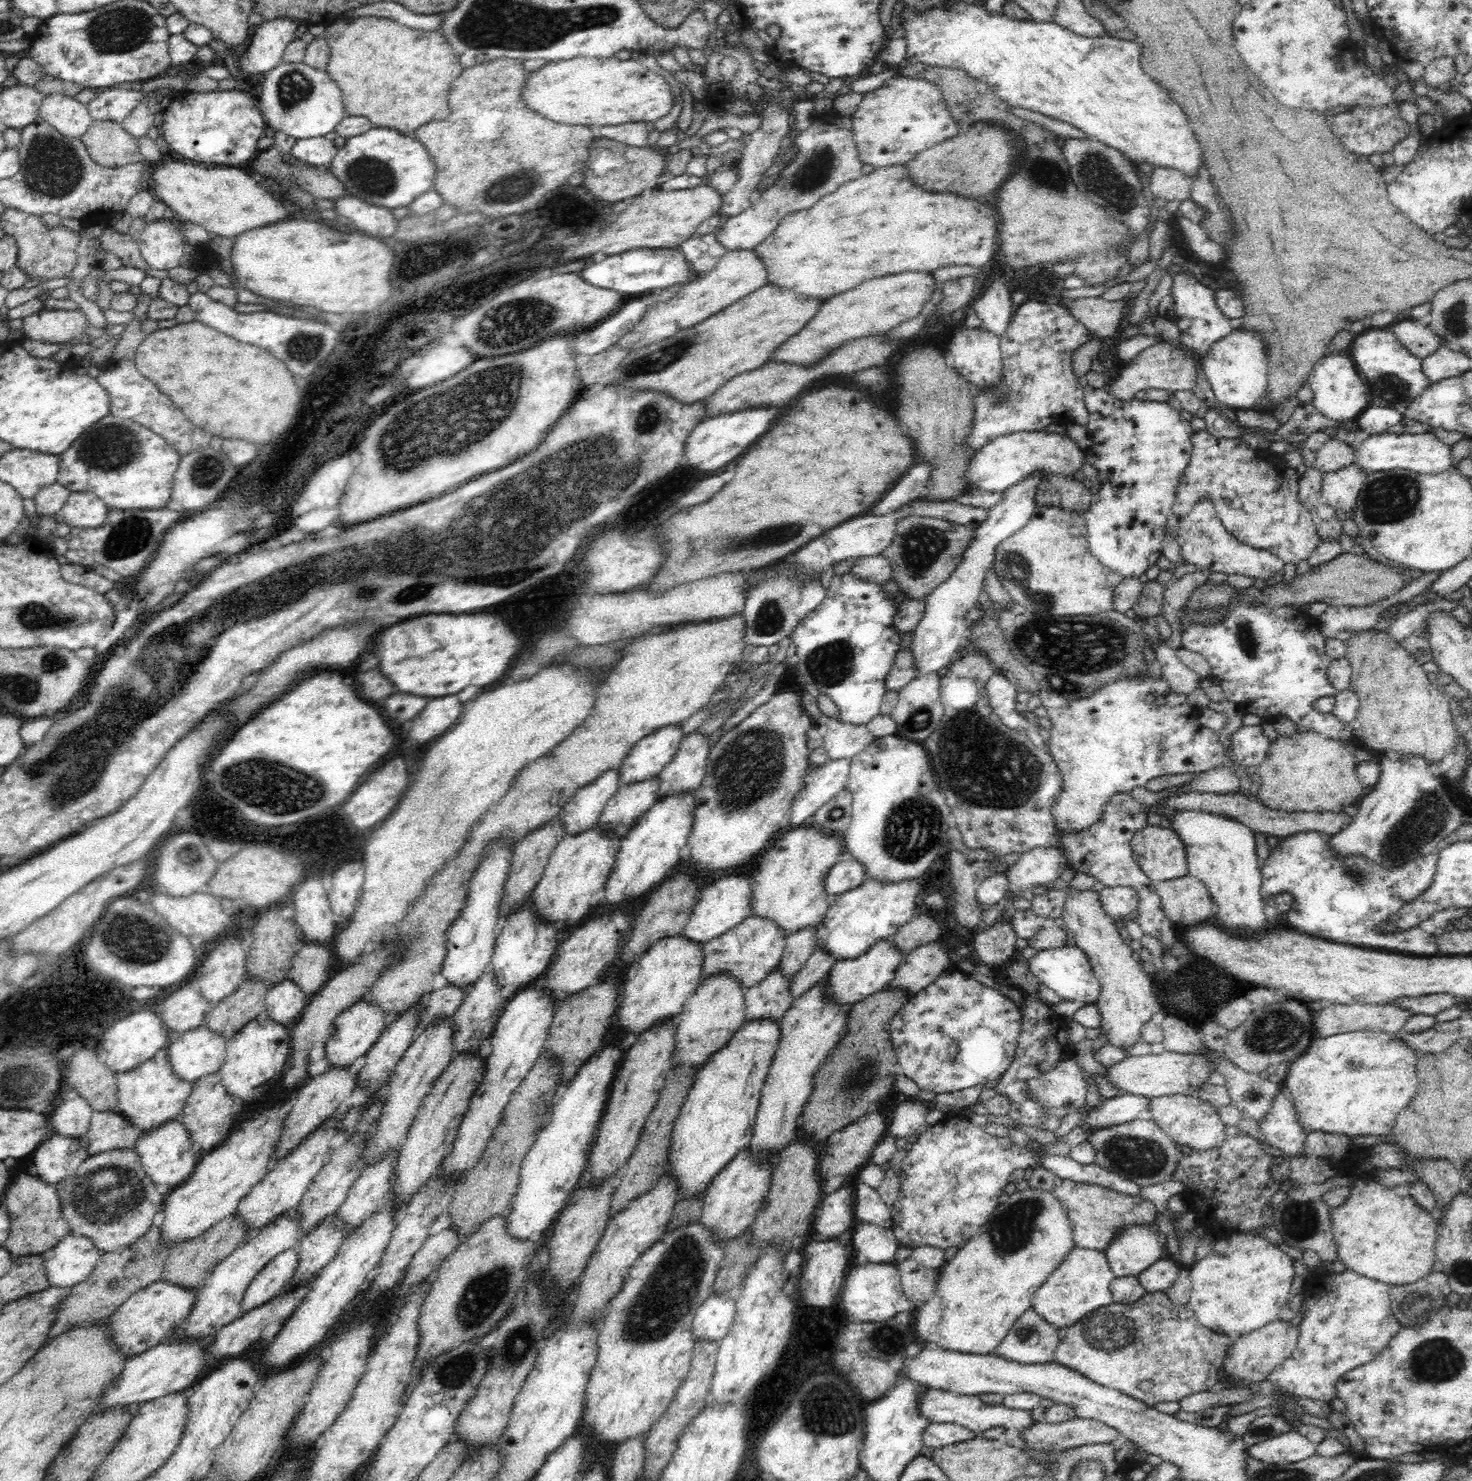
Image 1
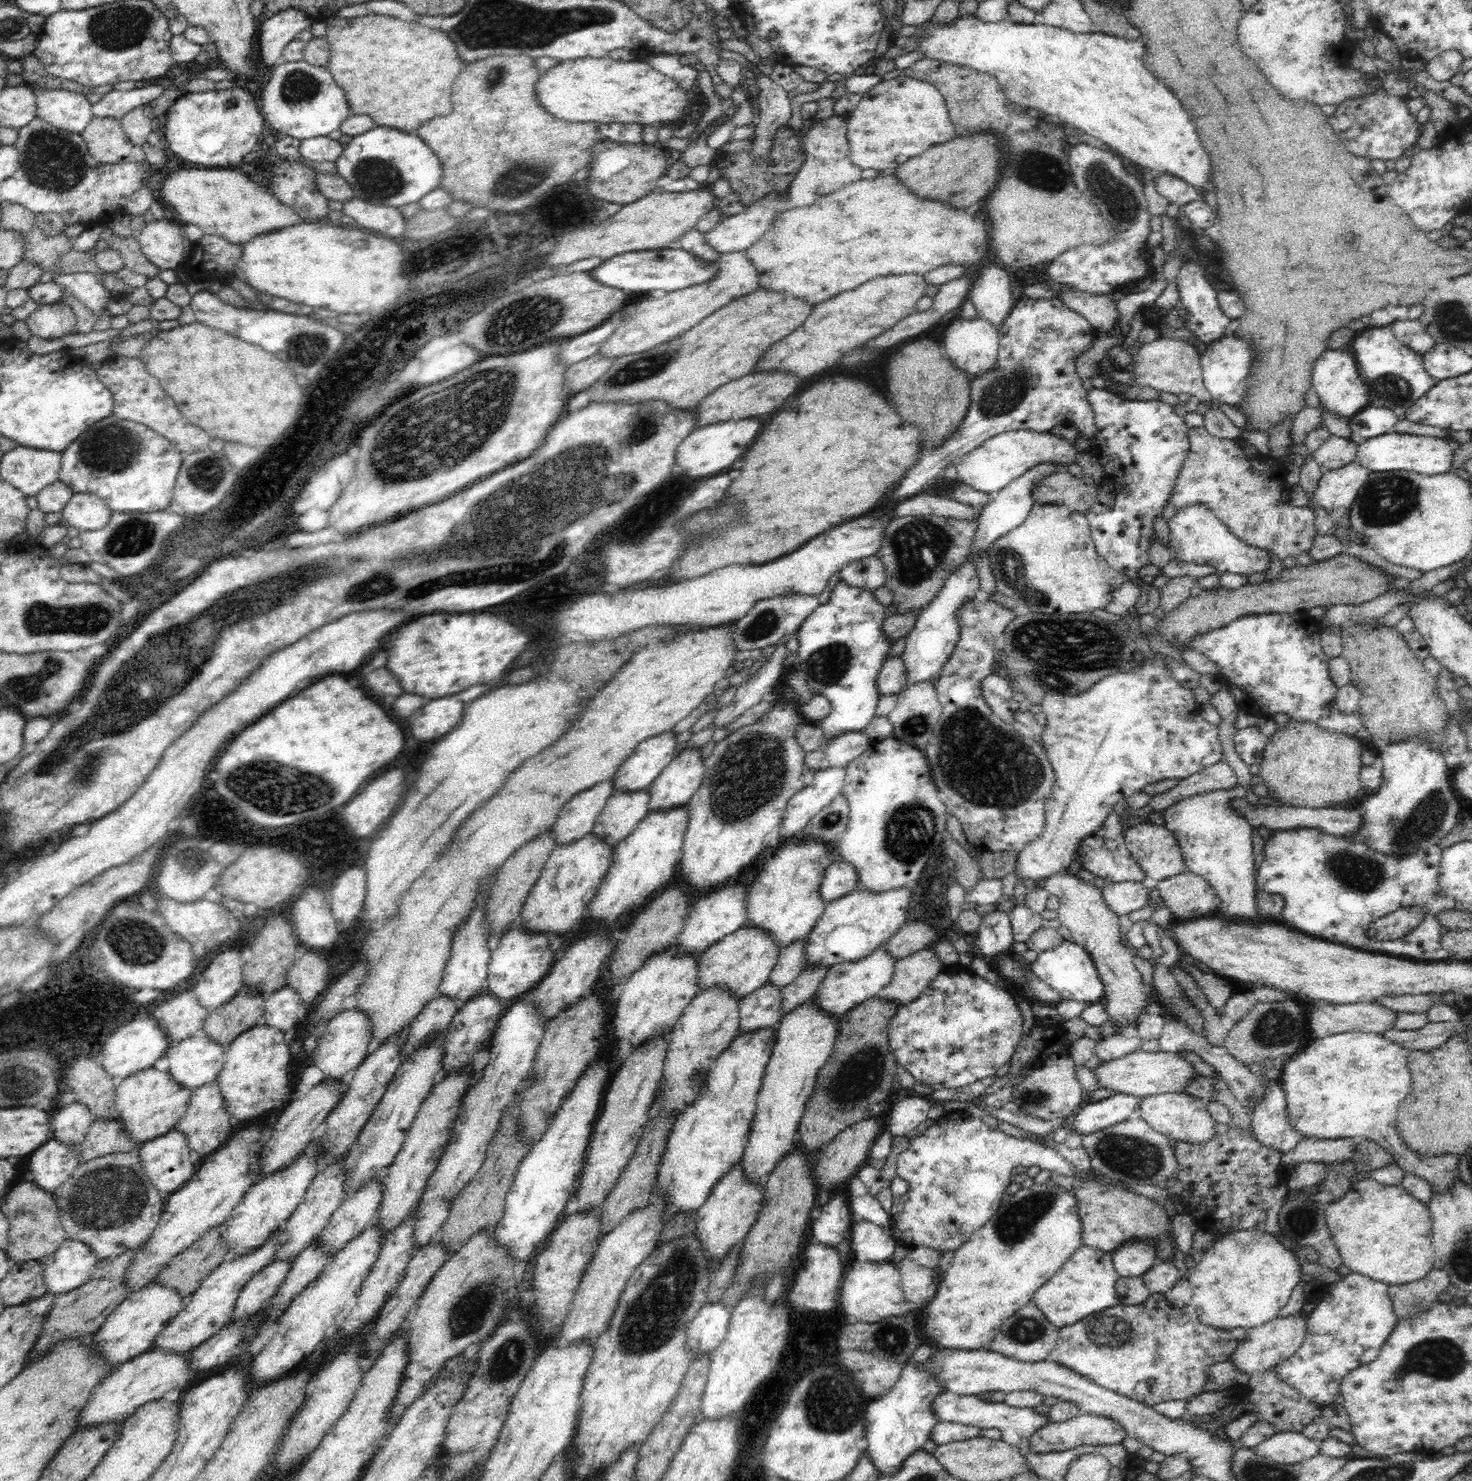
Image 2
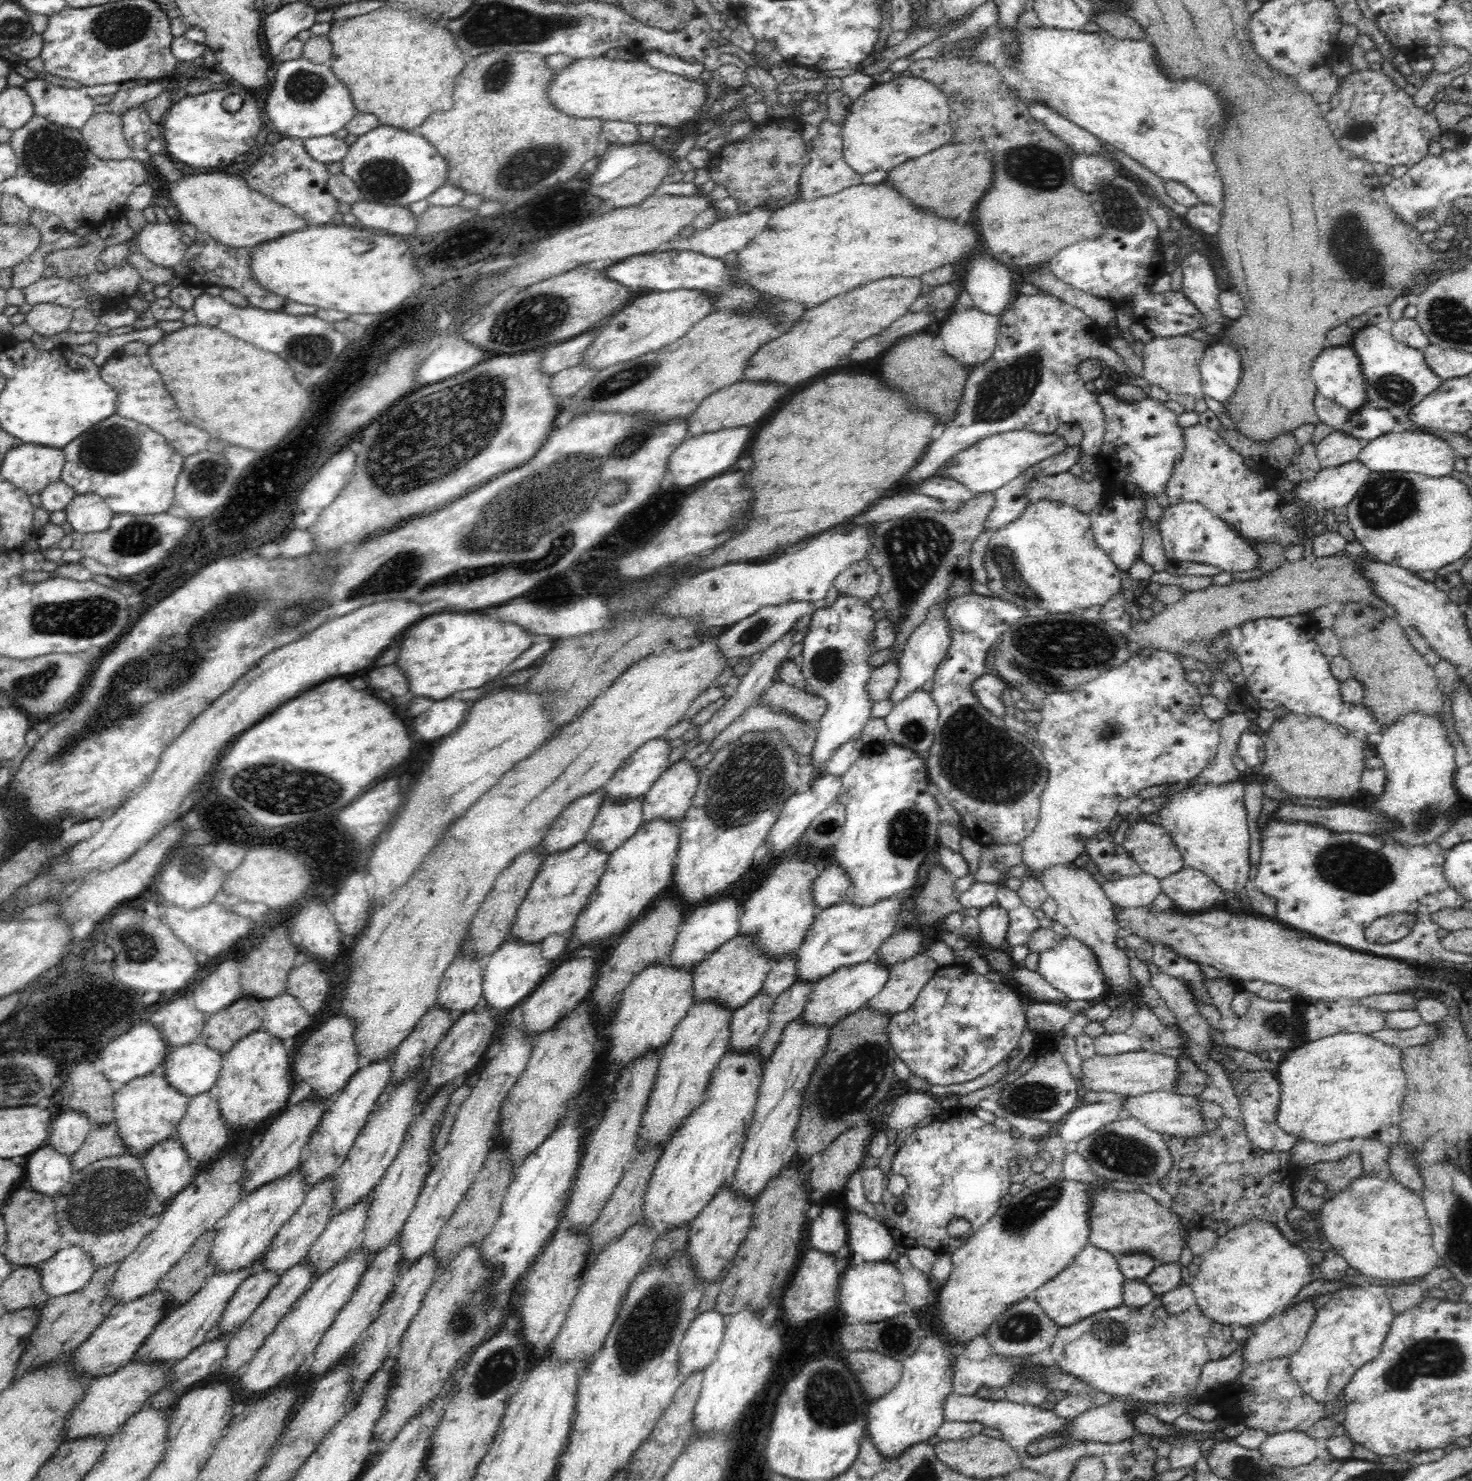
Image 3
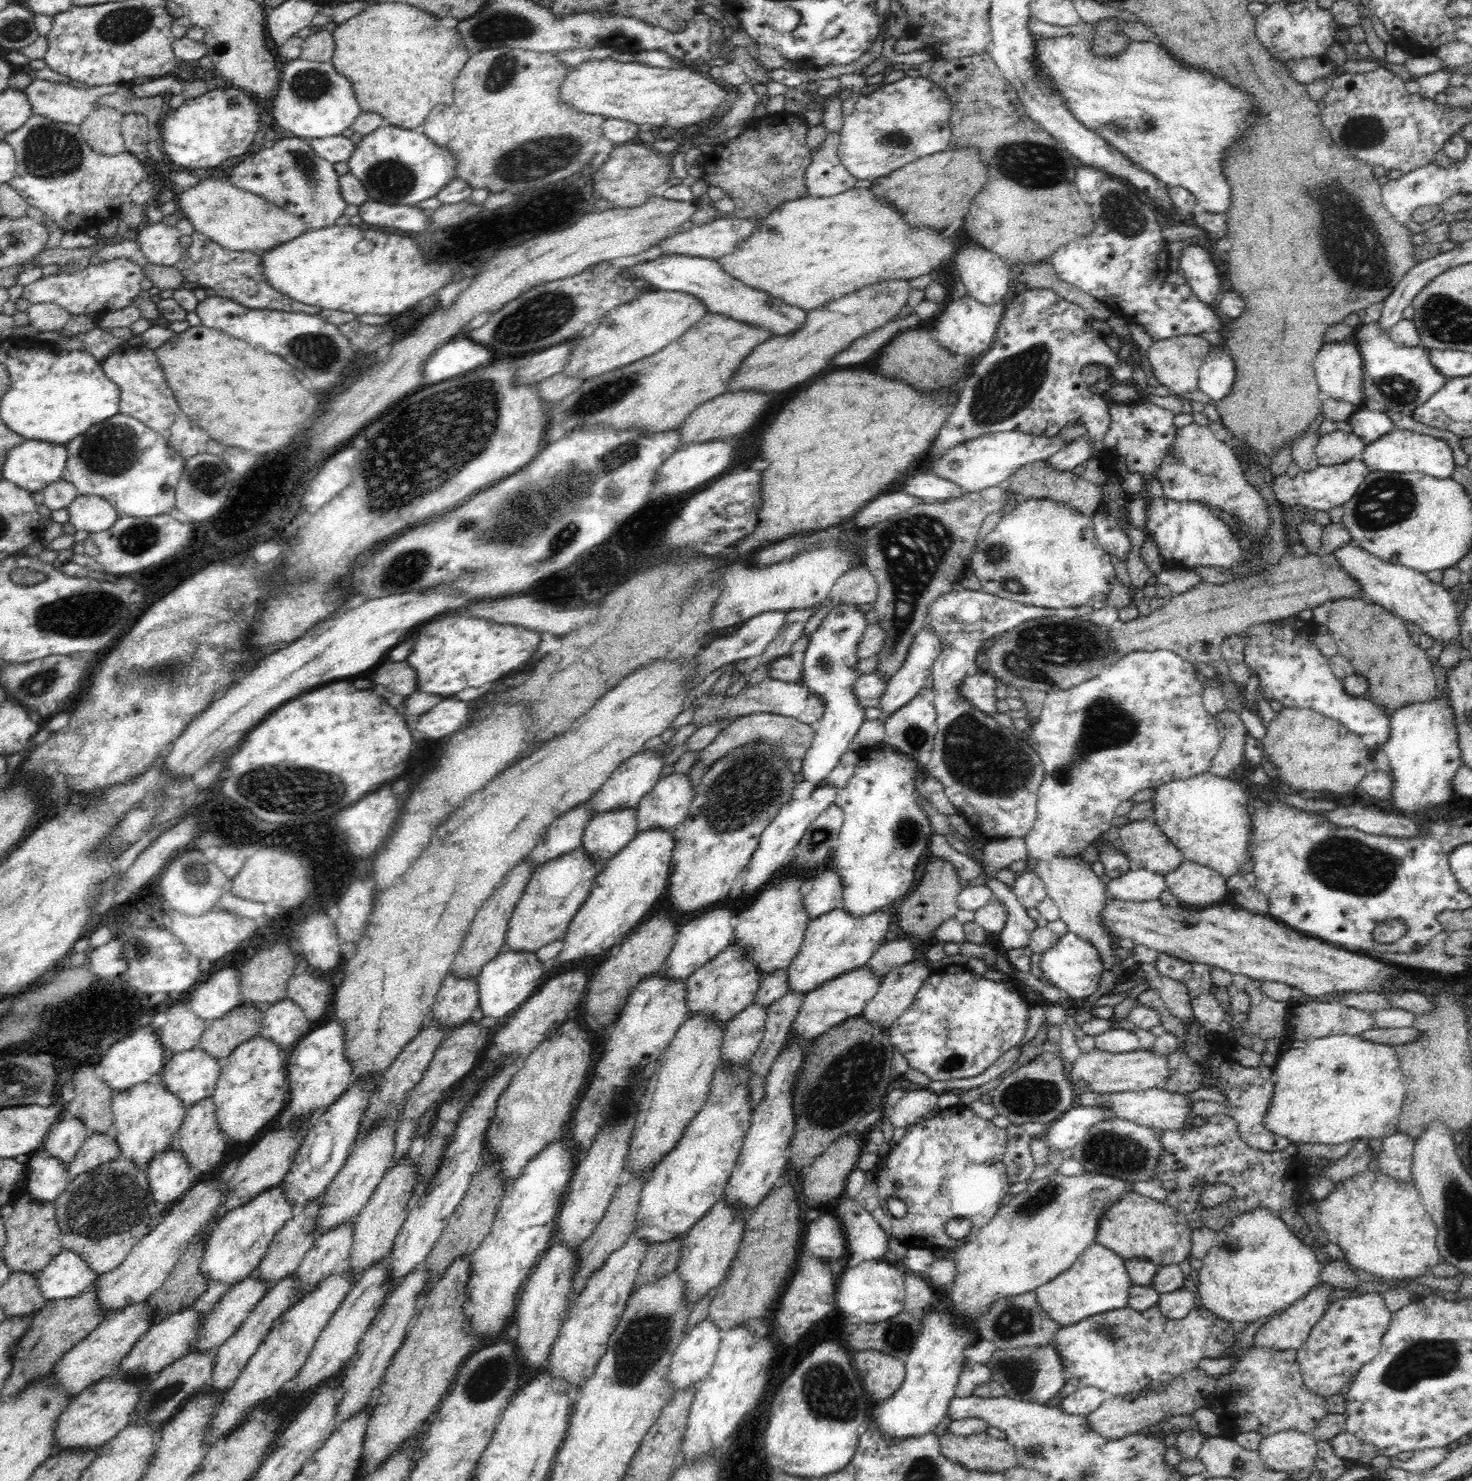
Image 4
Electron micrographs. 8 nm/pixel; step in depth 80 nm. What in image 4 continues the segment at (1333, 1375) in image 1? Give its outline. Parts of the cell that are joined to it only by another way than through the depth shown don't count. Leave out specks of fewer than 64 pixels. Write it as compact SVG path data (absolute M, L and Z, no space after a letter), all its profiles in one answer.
M1376 1290L1360 1296L1339 1293L1297 1351L1296 1360L1301 1367L1304 1385L1326 1399L1338 1394L1361 1366L1378 1355L1392 1314L1386 1307L1383 1294Z

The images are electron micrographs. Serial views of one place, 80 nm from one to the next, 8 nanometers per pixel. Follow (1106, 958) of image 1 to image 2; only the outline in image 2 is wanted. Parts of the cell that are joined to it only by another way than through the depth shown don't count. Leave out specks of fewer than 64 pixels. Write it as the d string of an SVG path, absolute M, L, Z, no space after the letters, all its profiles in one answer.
M1067 870L1053 875L1040 883L1049 894L1054 894L1060 899L1057 917L1061 926L1065 926L1072 933L1072 939L1078 946L1082 946L1092 957L1103 984L1104 994L1102 1001L1108 1016L1118 1022L1117 1034L1122 1035L1124 1028L1137 1026L1138 1016L1156 1010L1154 998L1149 991L1140 972L1132 962L1130 949L1121 942L1118 915L1108 908L1103 899L1101 888L1095 887L1090 882L1080 880L1077 875L1068 874Z

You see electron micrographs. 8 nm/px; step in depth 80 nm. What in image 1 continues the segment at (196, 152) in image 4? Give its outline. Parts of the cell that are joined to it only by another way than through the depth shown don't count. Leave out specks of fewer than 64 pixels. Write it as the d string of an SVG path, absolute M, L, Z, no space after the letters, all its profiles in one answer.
M242 90L175 93L172 102L162 110L164 120L160 136L184 158L238 166L259 153L256 144L268 126L257 106L258 100Z

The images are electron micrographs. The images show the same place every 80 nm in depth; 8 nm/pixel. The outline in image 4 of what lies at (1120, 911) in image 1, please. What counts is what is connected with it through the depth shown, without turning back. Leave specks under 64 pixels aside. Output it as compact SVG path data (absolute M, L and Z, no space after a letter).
M1145 869L1130 870L1105 884L1107 894L1128 902L1148 902L1160 898L1166 889L1165 876Z

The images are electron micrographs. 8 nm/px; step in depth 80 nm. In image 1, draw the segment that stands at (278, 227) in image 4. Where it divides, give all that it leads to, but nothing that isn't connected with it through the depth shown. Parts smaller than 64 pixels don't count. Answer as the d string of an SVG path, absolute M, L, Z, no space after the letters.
M166 160L154 166L152 191L158 201L170 206L182 220L201 225L208 233L234 240L239 234L276 224L290 218L290 213L270 192L258 185L255 177L228 166L194 166L176 160Z

